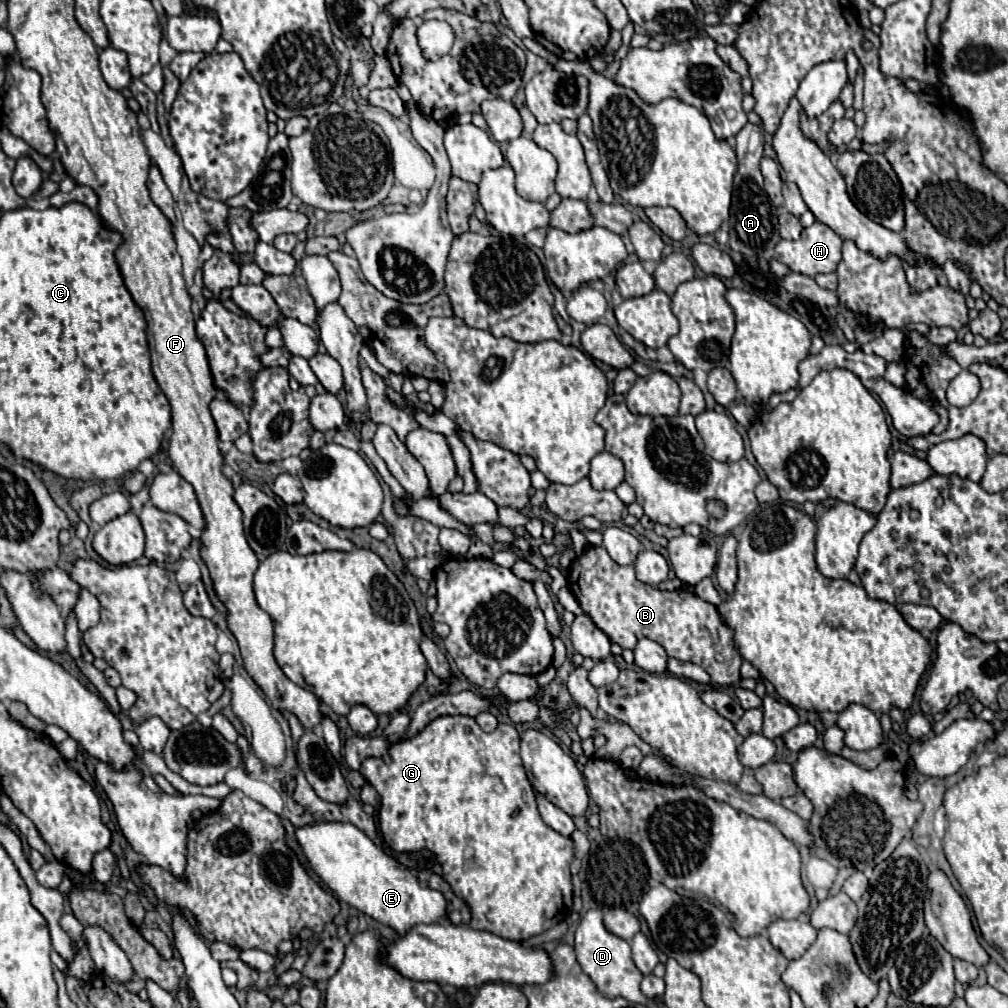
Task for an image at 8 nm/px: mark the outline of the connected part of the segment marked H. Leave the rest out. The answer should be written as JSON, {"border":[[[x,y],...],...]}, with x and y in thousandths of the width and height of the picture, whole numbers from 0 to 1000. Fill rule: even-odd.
{"border":[[[815,221],[800,225],[790,239],[772,239],[770,243],[772,259],[780,261],[788,271],[812,273],[829,269],[835,257],[835,237]]]}

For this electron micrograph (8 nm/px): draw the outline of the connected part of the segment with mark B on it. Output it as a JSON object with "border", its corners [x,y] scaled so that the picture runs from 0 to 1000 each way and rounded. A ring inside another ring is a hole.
{"border":[[[585,541],[565,561],[563,584],[587,612],[587,616],[615,642],[629,644],[631,636],[643,632],[655,638],[673,656],[685,656],[700,664],[712,680],[734,676],[736,652],[728,642],[728,626],[716,616],[712,604],[685,586],[655,586],[631,574],[627,561],[611,561],[597,541]]]}

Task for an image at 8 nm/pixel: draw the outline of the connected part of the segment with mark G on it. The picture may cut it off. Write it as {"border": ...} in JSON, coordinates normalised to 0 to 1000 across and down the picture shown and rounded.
{"border":[[[442,709],[442,711],[435,711],[431,713],[427,719],[423,719],[413,731],[407,733],[399,733],[391,739],[385,741],[389,757],[383,759],[377,751],[365,751],[359,755],[357,761],[357,769],[371,779],[371,783],[375,785],[377,793],[379,793],[379,801],[377,801],[377,824],[381,834],[395,846],[409,846],[413,842],[425,842],[433,848],[435,856],[438,858],[440,864],[440,872],[448,878],[450,886],[454,890],[458,890],[464,898],[466,898],[466,906],[468,906],[468,914],[466,920],[468,922],[480,922],[480,924],[488,924],[500,932],[508,932],[508,934],[522,934],[528,928],[540,926],[546,920],[550,920],[552,916],[560,914],[562,908],[567,904],[567,874],[565,874],[565,856],[569,852],[567,848],[567,832],[565,830],[558,830],[556,826],[550,826],[550,822],[546,822],[534,803],[532,803],[532,791],[530,791],[530,783],[522,771],[522,765],[518,761],[518,753],[516,753],[516,729],[512,725],[510,719],[502,719],[496,717],[488,727],[482,727],[474,721],[470,711],[458,711],[458,709]]]}

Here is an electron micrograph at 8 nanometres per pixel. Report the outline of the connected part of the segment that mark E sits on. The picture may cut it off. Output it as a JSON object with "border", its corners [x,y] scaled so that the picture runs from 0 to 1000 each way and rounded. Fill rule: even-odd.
{"border":[[[317,816],[294,822],[294,832],[319,874],[343,896],[367,908],[393,926],[403,928],[411,918],[440,916],[442,892],[437,884],[419,880],[404,860],[369,836],[363,826],[347,816]]]}

